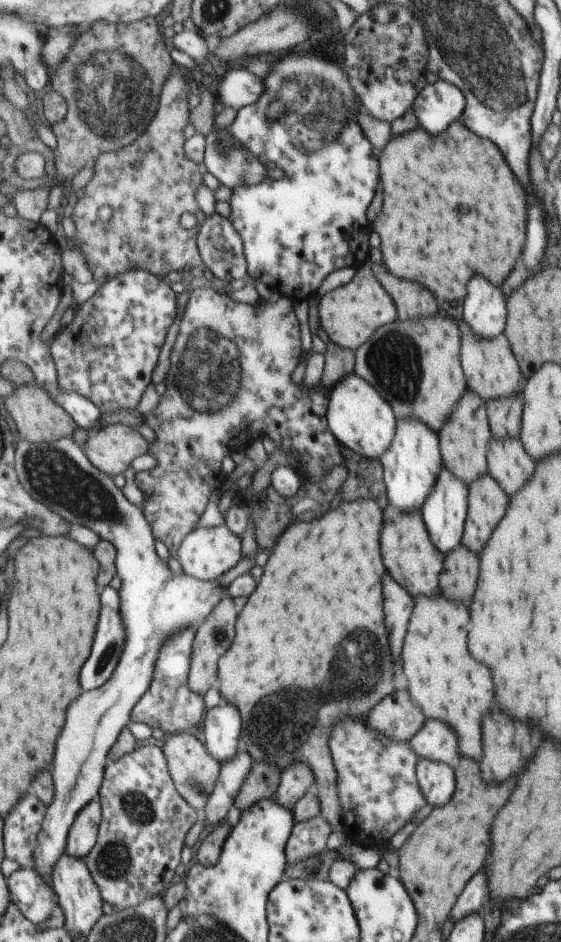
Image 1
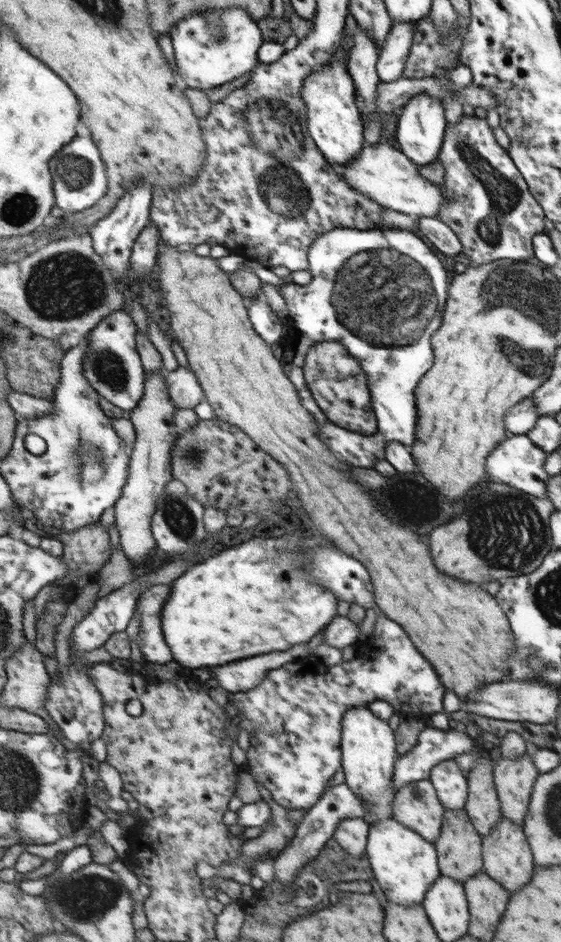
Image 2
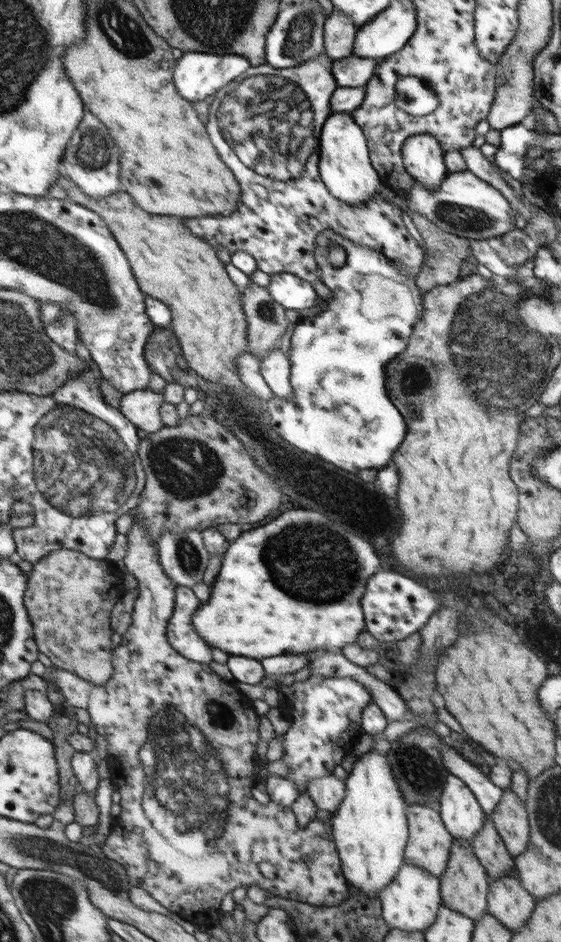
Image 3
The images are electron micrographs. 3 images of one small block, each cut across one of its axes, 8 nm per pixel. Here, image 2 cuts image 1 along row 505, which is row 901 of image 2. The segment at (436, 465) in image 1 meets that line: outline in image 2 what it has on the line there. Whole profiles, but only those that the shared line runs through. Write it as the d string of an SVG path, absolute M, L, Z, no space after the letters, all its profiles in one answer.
M392 817L370 826L366 858L370 861L379 888L388 900L400 906L423 904L432 884L441 875L435 844Z

